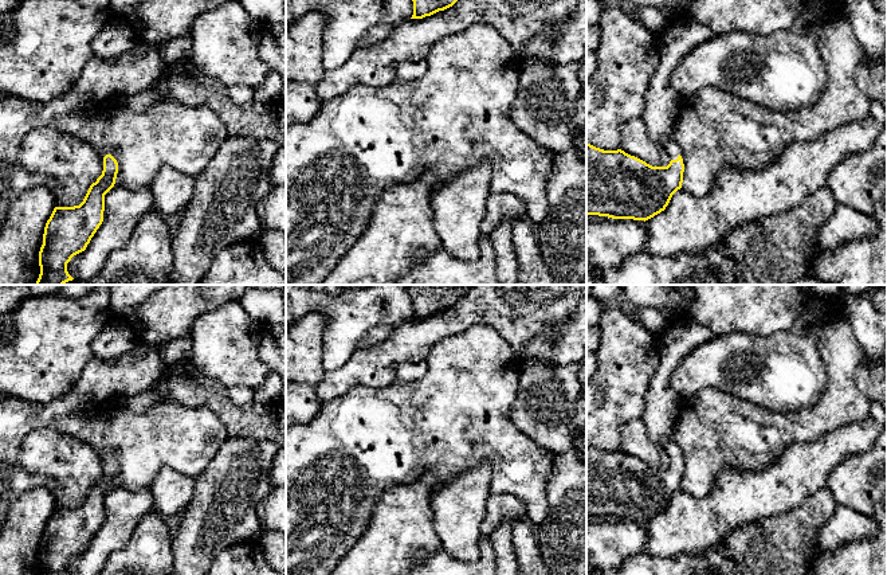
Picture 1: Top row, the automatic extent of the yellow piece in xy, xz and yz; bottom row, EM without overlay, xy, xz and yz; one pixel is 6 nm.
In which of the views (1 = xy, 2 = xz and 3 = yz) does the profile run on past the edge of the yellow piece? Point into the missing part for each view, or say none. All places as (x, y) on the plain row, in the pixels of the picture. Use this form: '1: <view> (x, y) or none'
1: none
2: none
3: yz (662, 403)

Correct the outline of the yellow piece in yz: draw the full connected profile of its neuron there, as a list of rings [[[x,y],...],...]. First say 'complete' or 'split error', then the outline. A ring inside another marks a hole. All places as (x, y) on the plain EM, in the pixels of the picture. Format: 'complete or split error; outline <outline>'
split error; outline [[[684,318],[658,340],[662,360],[647,387],[641,419],[648,438],[666,451],[671,462],[667,468],[652,468],[621,450],[604,451],[586,445],[586,517],[598,516],[645,523],[664,512],[672,496],[682,489],[684,465],[672,439],[672,427],[682,399],[671,387],[670,379],[672,371],[692,349],[714,337],[707,328],[691,318]]]

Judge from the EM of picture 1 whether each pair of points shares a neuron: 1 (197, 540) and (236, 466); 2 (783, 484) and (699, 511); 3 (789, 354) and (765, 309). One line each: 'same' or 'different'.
1: same
2: same
3: different

